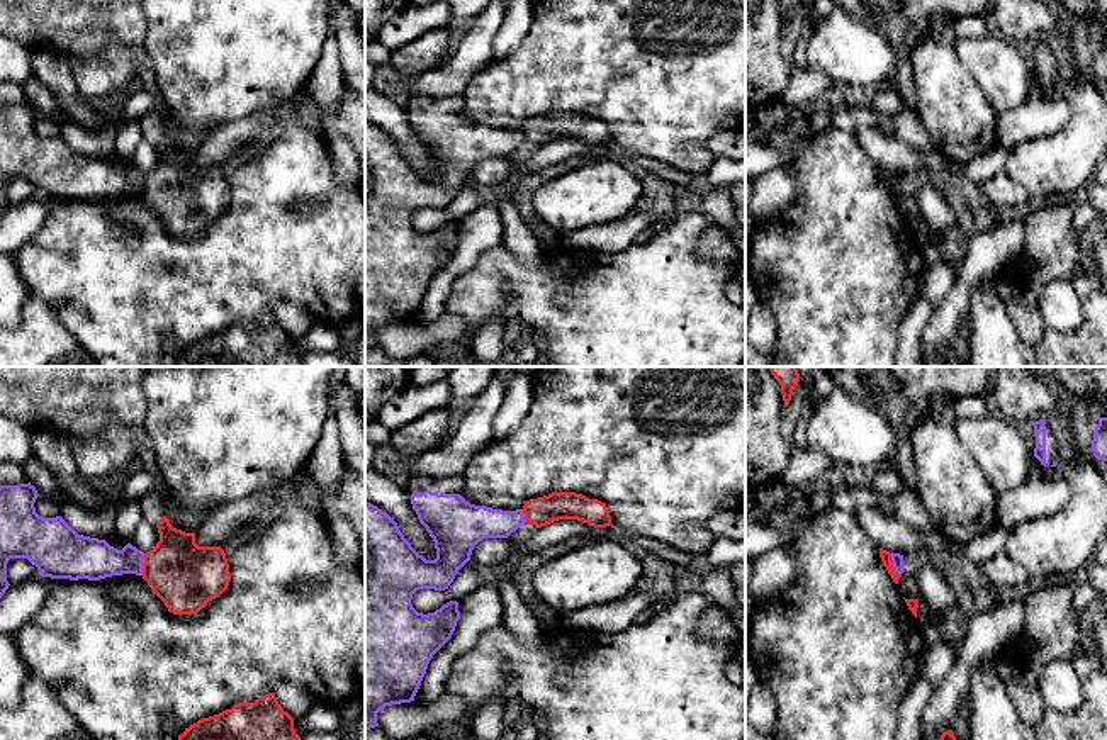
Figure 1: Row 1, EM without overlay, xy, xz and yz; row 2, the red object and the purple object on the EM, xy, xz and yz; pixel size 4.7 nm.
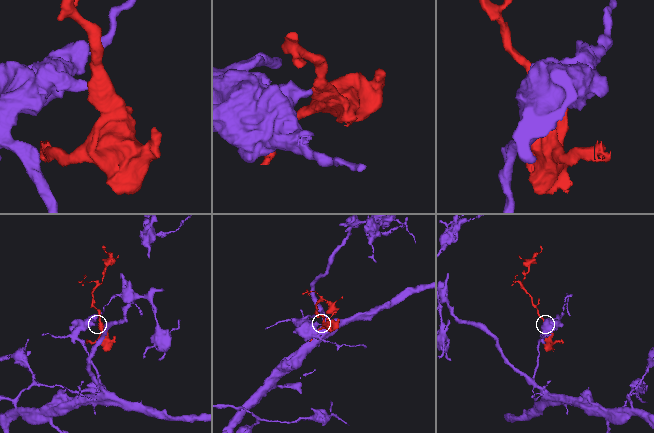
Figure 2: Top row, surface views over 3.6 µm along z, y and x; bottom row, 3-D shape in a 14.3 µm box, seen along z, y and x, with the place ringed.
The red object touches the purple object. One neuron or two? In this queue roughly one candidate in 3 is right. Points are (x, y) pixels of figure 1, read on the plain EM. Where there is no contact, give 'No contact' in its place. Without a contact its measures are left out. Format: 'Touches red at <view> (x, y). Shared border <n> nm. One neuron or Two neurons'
Touches red at yz (892, 185). Shared border 120 nm. Two neurons

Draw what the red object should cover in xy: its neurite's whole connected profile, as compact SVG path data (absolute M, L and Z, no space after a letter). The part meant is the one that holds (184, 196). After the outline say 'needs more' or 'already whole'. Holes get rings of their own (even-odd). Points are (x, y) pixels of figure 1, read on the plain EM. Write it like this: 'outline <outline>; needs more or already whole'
outline M163 136L156 143L160 161L144 173L143 199L173 234L197 234L229 205L231 193L221 166L199 166Z; already whole

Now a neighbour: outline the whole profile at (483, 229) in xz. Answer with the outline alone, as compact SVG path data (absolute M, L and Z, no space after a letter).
M479 205L458 222L460 239L452 258L433 275L414 316L419 324L431 324L447 312L447 300L455 280L475 266L479 258L503 246L504 226L497 207Z

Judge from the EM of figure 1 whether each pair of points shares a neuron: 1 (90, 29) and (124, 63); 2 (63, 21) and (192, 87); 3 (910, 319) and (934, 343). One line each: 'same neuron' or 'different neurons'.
1: different neurons
2: different neurons
3: different neurons

